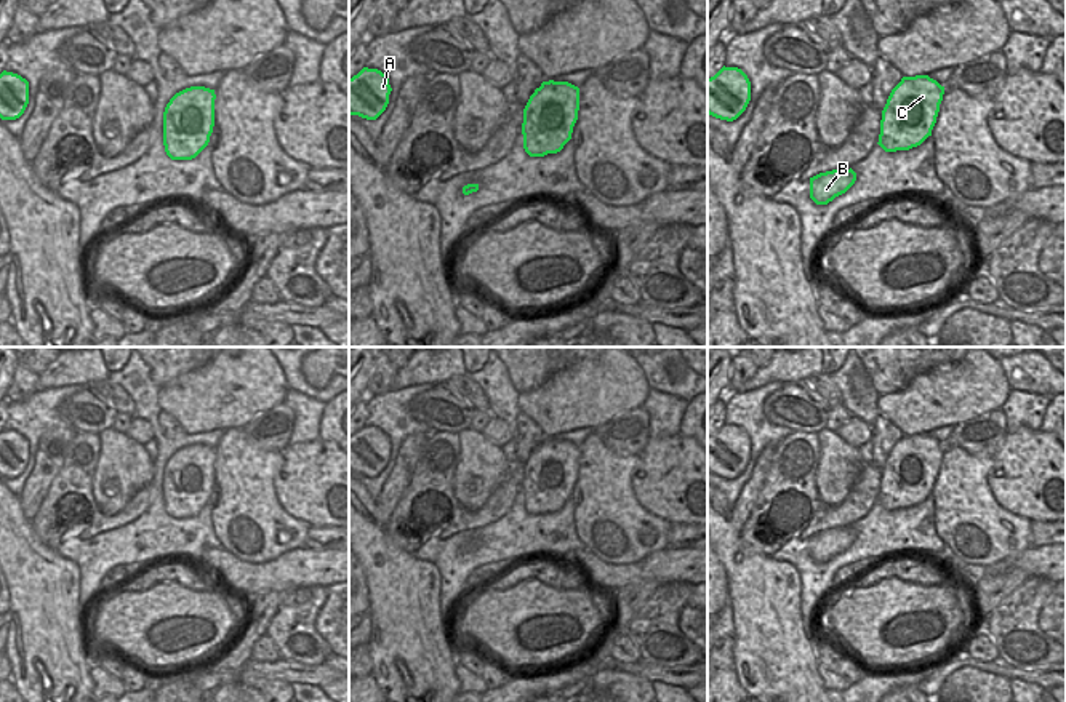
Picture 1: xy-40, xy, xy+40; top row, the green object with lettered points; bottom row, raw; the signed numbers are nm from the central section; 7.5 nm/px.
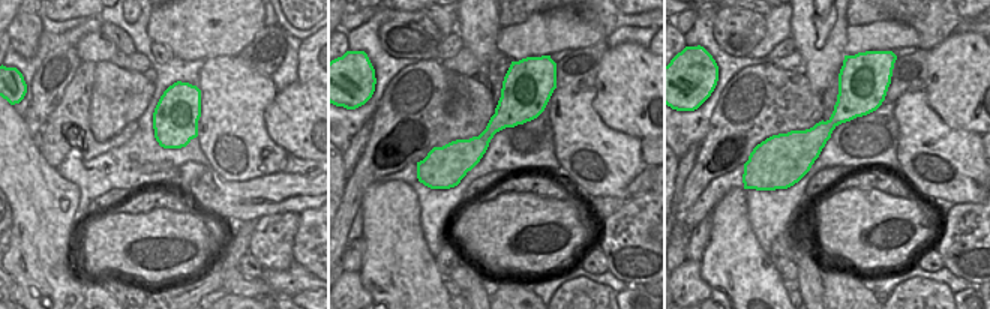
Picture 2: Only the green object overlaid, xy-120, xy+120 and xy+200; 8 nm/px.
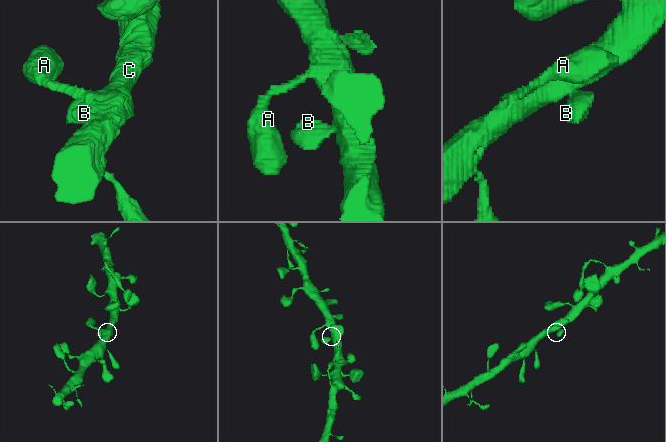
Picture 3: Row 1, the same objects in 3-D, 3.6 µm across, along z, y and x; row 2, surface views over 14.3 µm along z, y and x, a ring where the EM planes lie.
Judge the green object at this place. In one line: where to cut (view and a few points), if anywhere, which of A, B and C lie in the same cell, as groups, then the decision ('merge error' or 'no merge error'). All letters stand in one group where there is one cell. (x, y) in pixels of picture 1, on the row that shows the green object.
no cut | A B C | no merge error

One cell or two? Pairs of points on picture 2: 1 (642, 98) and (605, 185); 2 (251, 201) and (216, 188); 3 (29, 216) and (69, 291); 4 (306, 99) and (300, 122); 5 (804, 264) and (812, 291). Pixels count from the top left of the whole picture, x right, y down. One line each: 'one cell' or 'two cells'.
1: two cells
2: one cell
3: one cell
4: one cell
5: one cell

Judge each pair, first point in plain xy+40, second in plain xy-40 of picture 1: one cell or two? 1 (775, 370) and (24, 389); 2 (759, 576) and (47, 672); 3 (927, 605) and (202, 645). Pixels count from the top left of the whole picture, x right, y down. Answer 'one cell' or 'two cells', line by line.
1: two cells
2: one cell
3: one cell

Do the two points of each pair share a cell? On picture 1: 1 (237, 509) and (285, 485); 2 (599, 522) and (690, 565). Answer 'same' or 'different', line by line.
1: different
2: different

